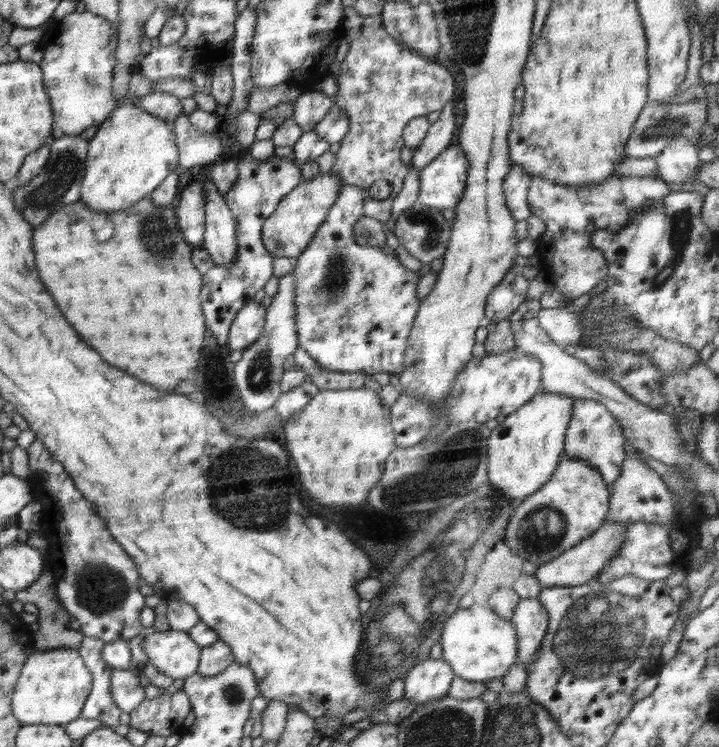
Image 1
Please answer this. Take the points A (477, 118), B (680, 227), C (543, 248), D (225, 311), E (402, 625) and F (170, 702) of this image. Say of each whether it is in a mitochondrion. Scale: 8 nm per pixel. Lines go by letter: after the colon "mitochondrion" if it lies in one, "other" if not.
A: other
B: mitochondrion
C: other
D: other
E: mitochondrion
F: other

